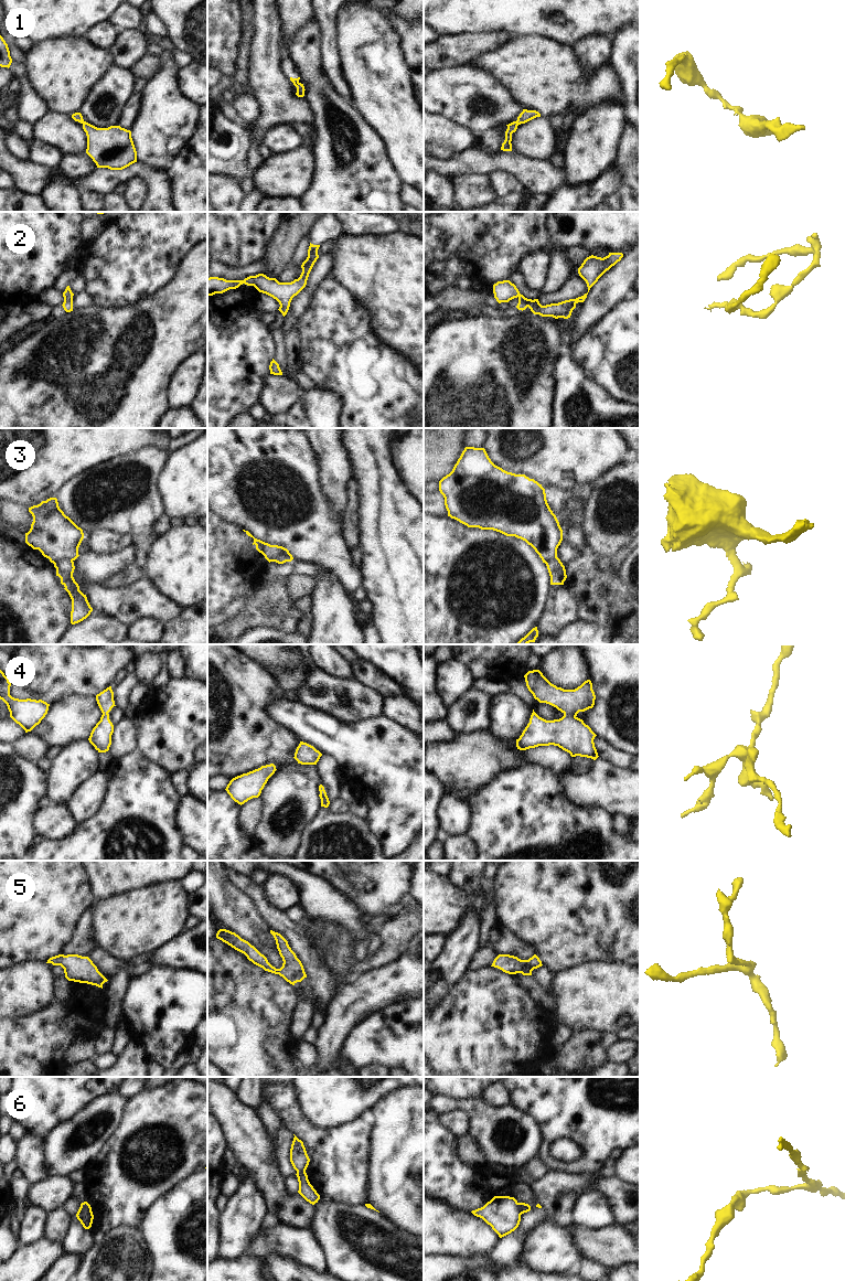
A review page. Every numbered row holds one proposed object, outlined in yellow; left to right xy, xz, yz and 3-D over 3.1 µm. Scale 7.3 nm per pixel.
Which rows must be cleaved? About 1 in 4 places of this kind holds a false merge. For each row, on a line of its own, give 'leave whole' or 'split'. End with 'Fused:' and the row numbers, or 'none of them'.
1: leave whole
2: leave whole
3: split
4: leave whole
5: leave whole
6: split
Fused: 3, 6

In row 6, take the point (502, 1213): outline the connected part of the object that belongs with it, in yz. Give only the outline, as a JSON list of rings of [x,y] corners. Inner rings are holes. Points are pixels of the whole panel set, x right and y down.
[[[494,1196],[483,1207],[471,1213],[490,1225],[500,1238],[518,1227],[522,1215],[517,1200],[510,1196]]]

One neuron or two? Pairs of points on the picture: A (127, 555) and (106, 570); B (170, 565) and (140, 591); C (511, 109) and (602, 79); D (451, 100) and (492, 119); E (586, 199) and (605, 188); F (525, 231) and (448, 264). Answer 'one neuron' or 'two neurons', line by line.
A: one neuron
B: two neurons
C: two neurons
D: one neuron
E: one neuron
F: one neuron

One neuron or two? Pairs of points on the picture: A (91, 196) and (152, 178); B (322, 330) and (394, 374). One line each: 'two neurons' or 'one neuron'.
A: two neurons
B: one neuron

